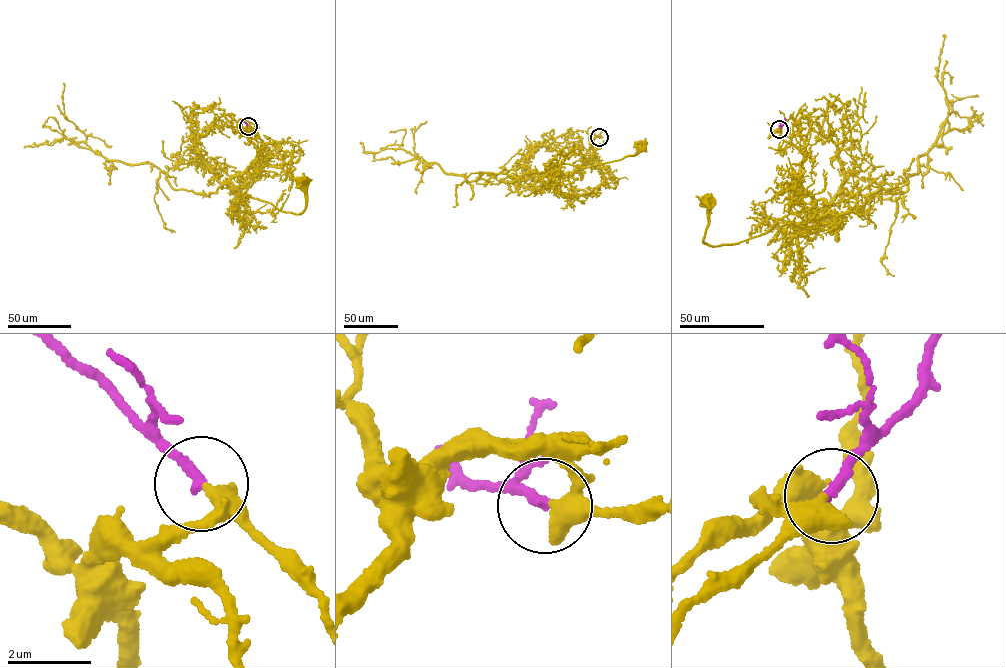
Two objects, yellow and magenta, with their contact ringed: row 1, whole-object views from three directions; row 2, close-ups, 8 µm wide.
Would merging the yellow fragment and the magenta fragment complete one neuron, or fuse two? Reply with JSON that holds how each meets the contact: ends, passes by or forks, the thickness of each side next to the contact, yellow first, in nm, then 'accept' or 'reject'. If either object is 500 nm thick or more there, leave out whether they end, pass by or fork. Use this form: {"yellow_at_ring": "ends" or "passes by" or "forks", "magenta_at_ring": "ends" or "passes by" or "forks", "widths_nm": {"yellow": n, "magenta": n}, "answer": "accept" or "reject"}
{"widths_nm": {"yellow": 500, "magenta": 260}, "answer": "accept"}

